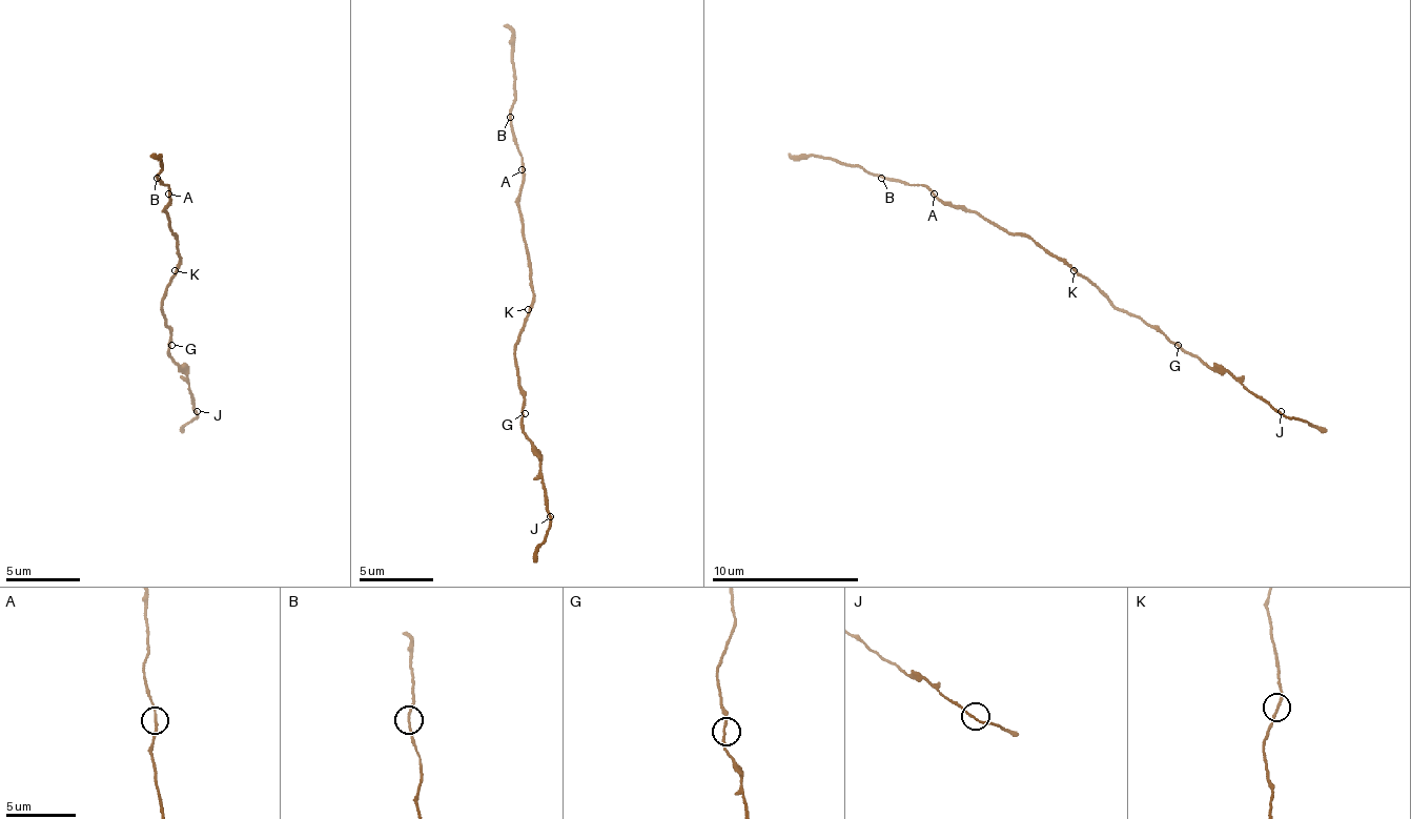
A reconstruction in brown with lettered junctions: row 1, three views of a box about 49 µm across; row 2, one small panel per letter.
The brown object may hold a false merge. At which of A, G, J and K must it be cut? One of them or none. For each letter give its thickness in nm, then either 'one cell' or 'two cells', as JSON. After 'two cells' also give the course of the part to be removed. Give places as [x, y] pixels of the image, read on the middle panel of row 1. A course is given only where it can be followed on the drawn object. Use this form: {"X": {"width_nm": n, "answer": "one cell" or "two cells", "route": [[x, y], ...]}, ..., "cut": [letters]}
{"A": {"width_nm": 140, "answer": "one cell"}, "G": {"width_nm": 150, "answer": "one cell"}, "J": {"width_nm": 150, "answer": "one cell"}, "K": {"width_nm": 170, "answer": "one cell"}, "cut": []}

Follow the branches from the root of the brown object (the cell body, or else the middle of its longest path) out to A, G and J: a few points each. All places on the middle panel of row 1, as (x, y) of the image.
A: (532, 309), (532, 269), (525, 254), (525, 224), (520, 221), (520, 169)
G: (532, 309), (513, 354), (517, 384), (525, 398), (525, 413)
J: (532, 309), (513, 354), (513, 365), (525, 398), (520, 428), (535, 447), (543, 506), (550, 516)

